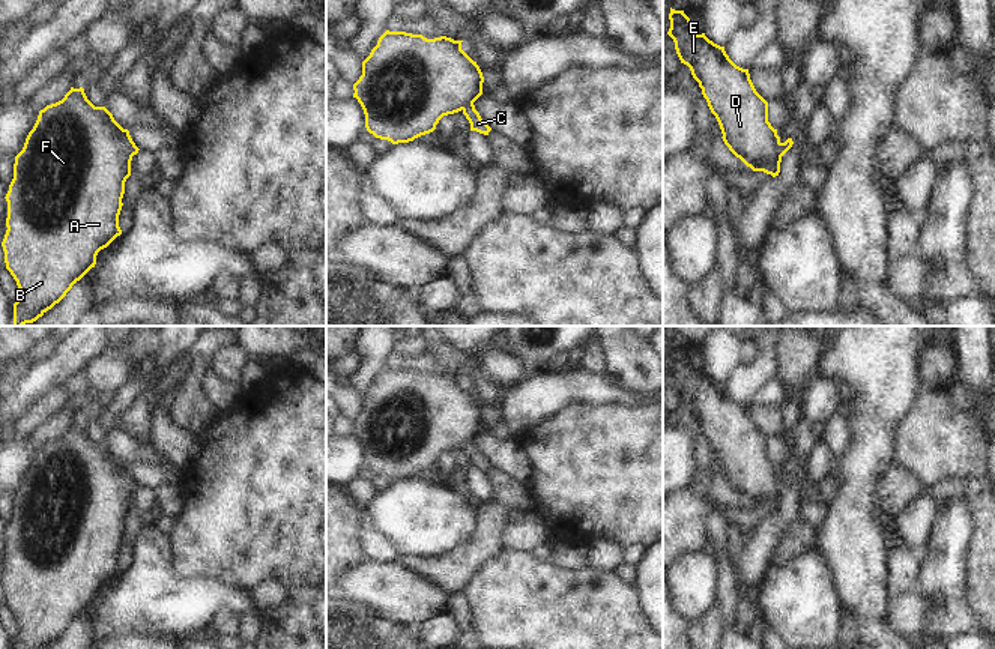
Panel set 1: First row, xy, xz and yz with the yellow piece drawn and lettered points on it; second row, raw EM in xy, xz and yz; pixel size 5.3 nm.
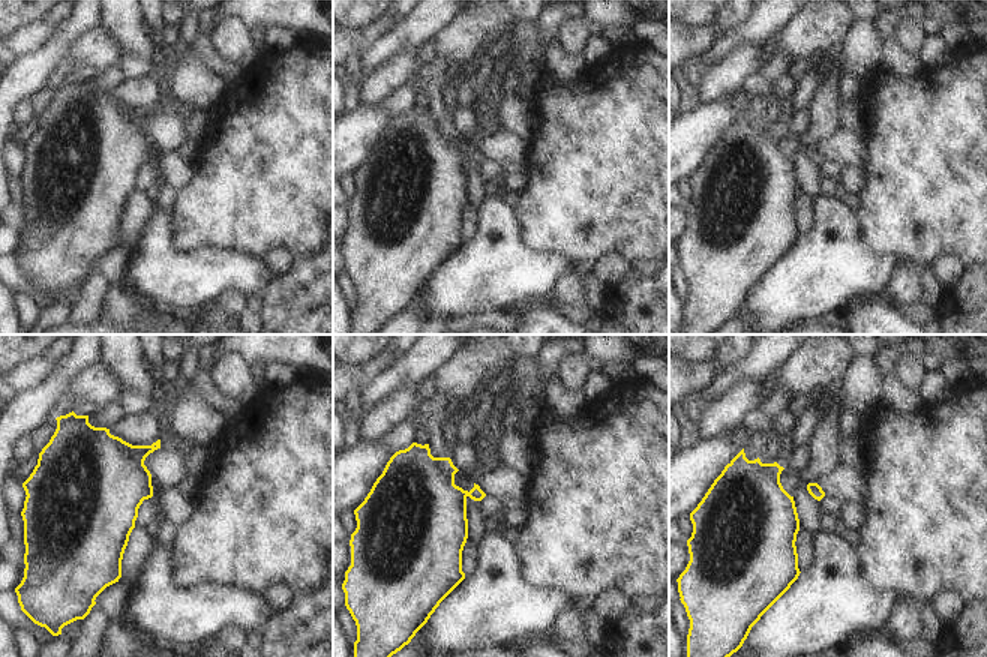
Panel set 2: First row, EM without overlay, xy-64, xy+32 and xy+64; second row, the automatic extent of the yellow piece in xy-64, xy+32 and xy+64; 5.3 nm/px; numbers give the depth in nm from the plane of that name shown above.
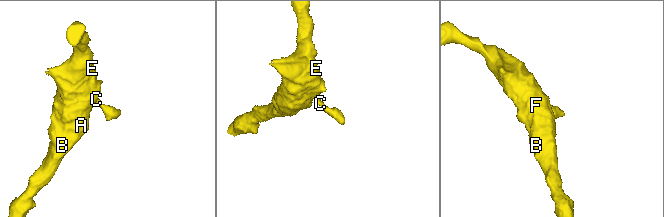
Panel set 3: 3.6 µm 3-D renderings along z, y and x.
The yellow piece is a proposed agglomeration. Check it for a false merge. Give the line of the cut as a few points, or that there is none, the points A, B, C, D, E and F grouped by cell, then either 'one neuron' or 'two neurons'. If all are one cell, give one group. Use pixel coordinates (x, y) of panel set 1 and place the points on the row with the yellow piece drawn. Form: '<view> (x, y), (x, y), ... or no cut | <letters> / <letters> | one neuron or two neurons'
no cut | A B C D E F | one neuron

